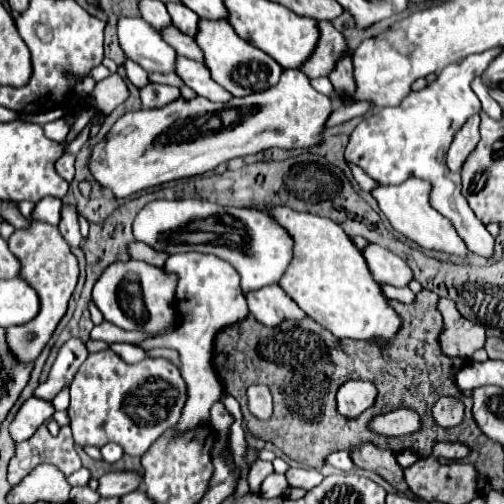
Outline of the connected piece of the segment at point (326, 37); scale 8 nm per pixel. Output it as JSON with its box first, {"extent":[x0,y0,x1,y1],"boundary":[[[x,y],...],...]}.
{"extent":[301,21,349,79],"boundary":[[[329,21],[319,23],[319,31],[321,31],[321,37],[319,37],[319,43],[317,43],[313,55],[301,67],[301,71],[309,79],[327,77],[335,69],[335,63],[339,59],[343,59],[343,55],[349,55],[345,37]]]}

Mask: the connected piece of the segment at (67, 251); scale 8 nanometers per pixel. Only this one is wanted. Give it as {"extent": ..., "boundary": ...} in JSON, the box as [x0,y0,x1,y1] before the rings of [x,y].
{"extent":[7,219,79,361],"boundary":[[[29,219],[29,227],[15,229],[7,243],[9,243],[9,249],[13,251],[13,255],[21,261],[19,277],[25,279],[31,287],[35,287],[35,291],[41,299],[41,311],[33,321],[7,329],[7,343],[9,343],[9,349],[21,361],[35,361],[37,355],[41,353],[41,349],[51,339],[51,333],[55,331],[57,323],[61,321],[61,317],[67,311],[67,303],[71,299],[71,293],[73,293],[77,277],[79,277],[79,267],[77,267],[75,255],[71,253],[71,247],[59,235],[59,229],[49,223]]]}

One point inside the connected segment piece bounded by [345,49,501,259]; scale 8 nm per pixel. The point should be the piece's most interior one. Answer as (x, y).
(411, 140)

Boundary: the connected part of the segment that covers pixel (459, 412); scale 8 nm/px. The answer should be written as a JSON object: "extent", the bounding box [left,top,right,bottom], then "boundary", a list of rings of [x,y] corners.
{"extent":[433,397,465,427],"boundary":[[[441,397],[433,407],[433,419],[441,427],[455,427],[463,421],[465,405],[457,397]]]}

